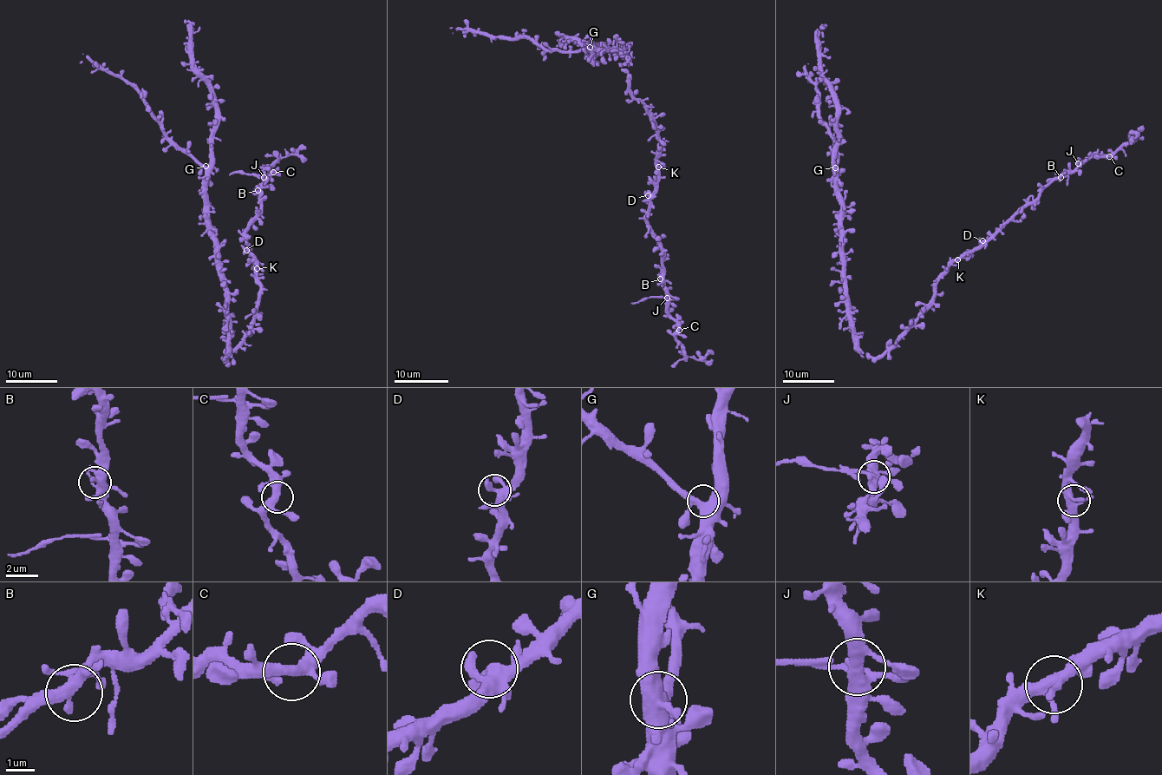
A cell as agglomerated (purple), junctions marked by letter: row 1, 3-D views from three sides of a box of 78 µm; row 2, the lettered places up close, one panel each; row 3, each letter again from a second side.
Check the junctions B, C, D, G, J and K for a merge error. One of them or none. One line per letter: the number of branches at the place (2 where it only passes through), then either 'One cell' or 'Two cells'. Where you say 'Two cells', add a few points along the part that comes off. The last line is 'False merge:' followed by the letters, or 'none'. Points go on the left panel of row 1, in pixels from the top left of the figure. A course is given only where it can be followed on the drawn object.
B: Branches: 3. One cell
C: Branches: 4. One cell
D: Branches: 4. One cell
G: Branches: 3. One cell
J: Branches: 4. Two cells. Course of the part to remove: (264, 177), (239, 172), (229, 174)
K: Branches: 4. One cell
False merge: J

